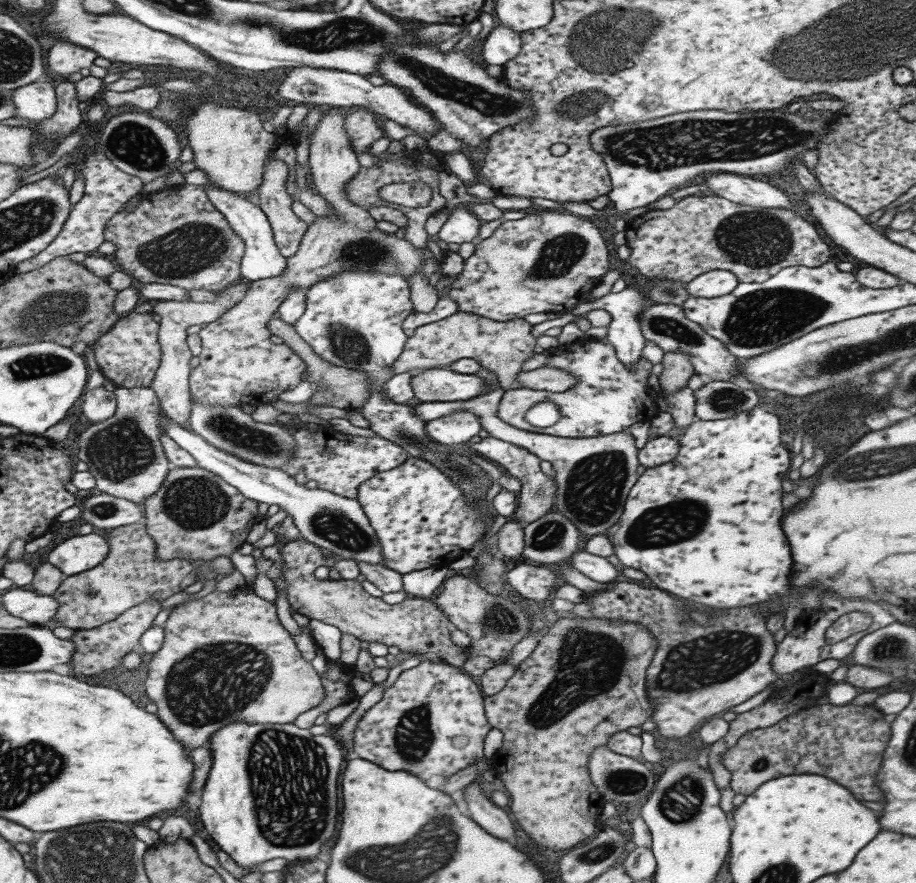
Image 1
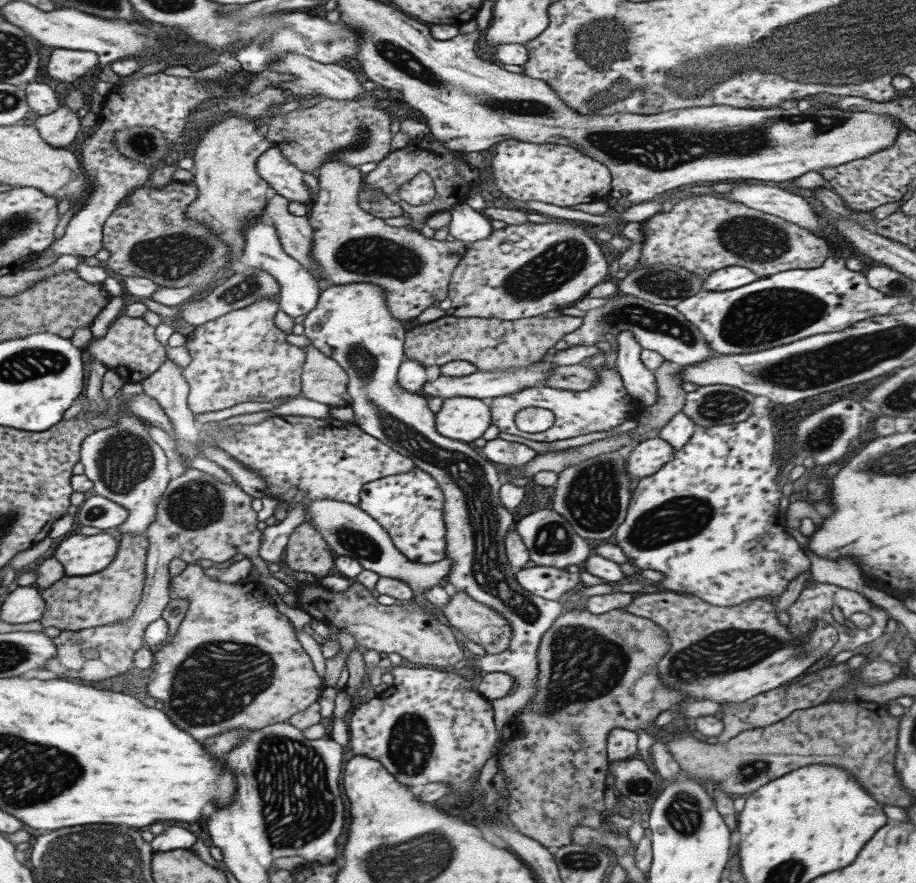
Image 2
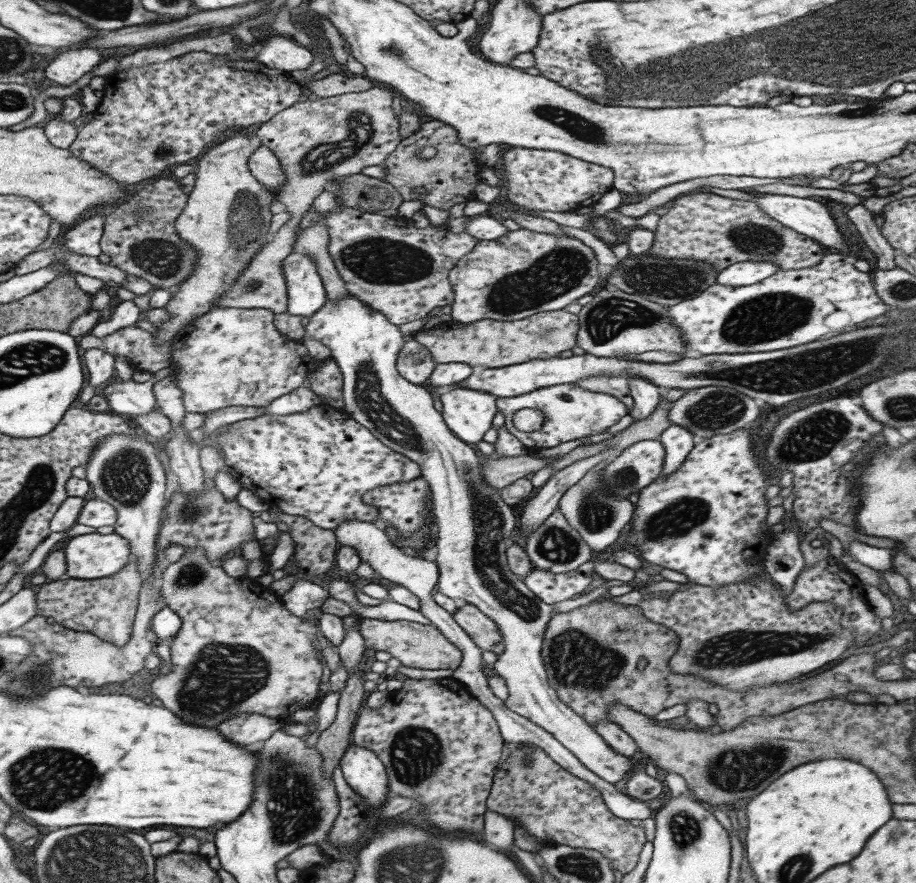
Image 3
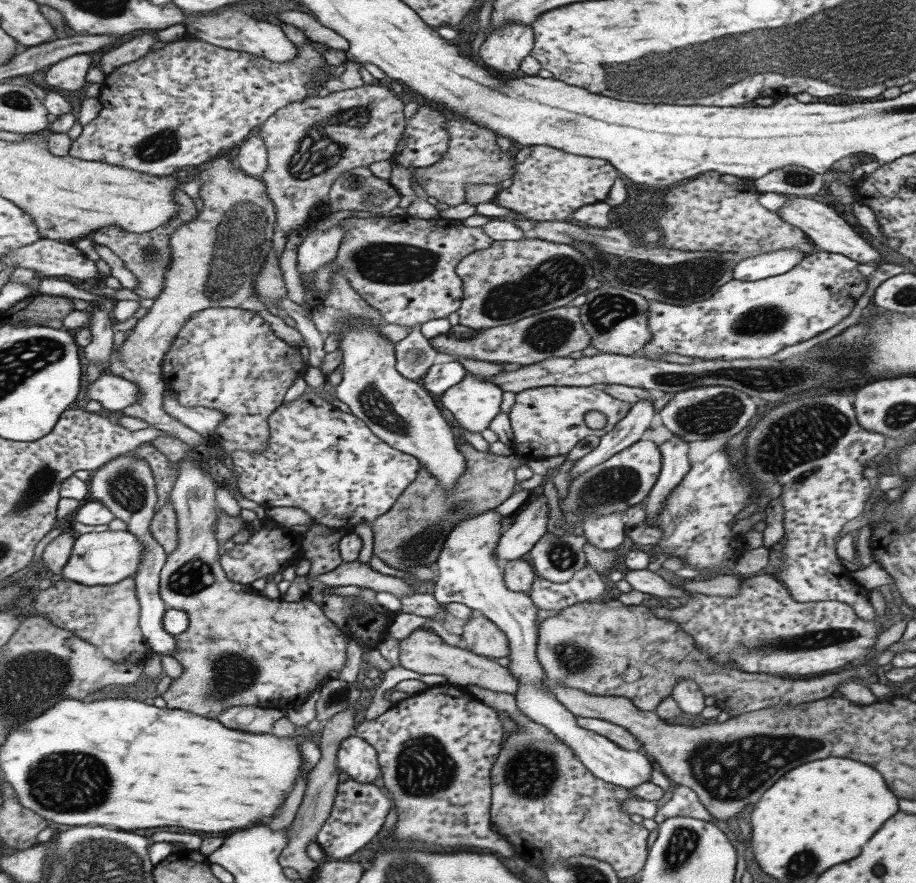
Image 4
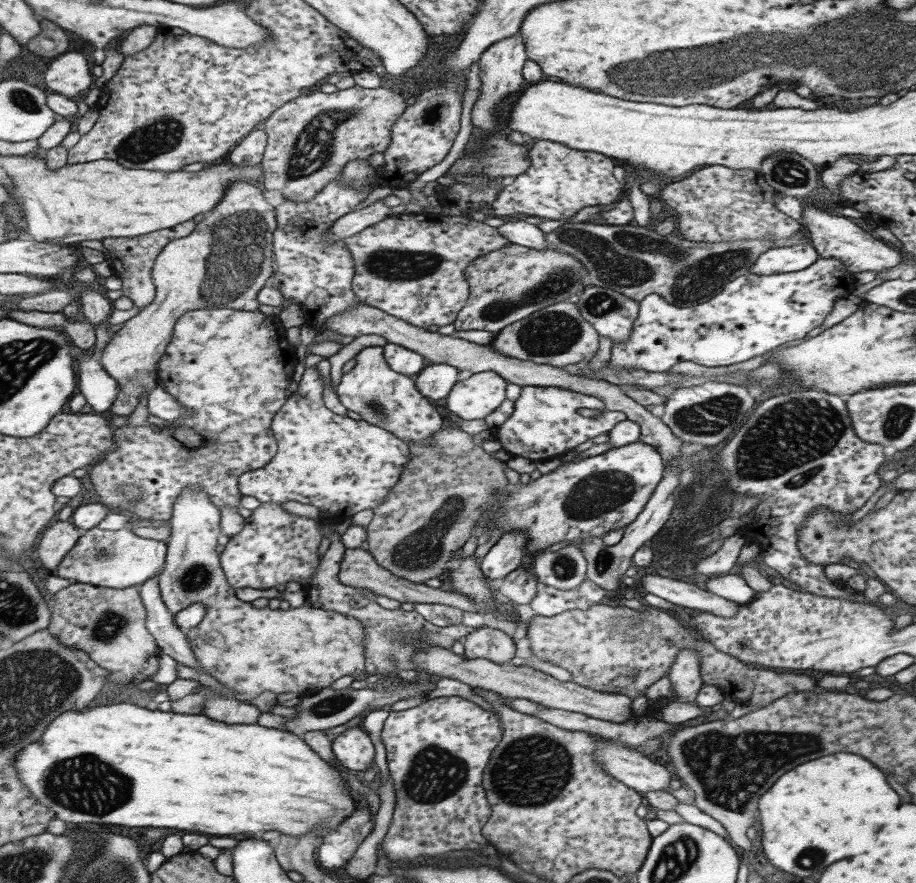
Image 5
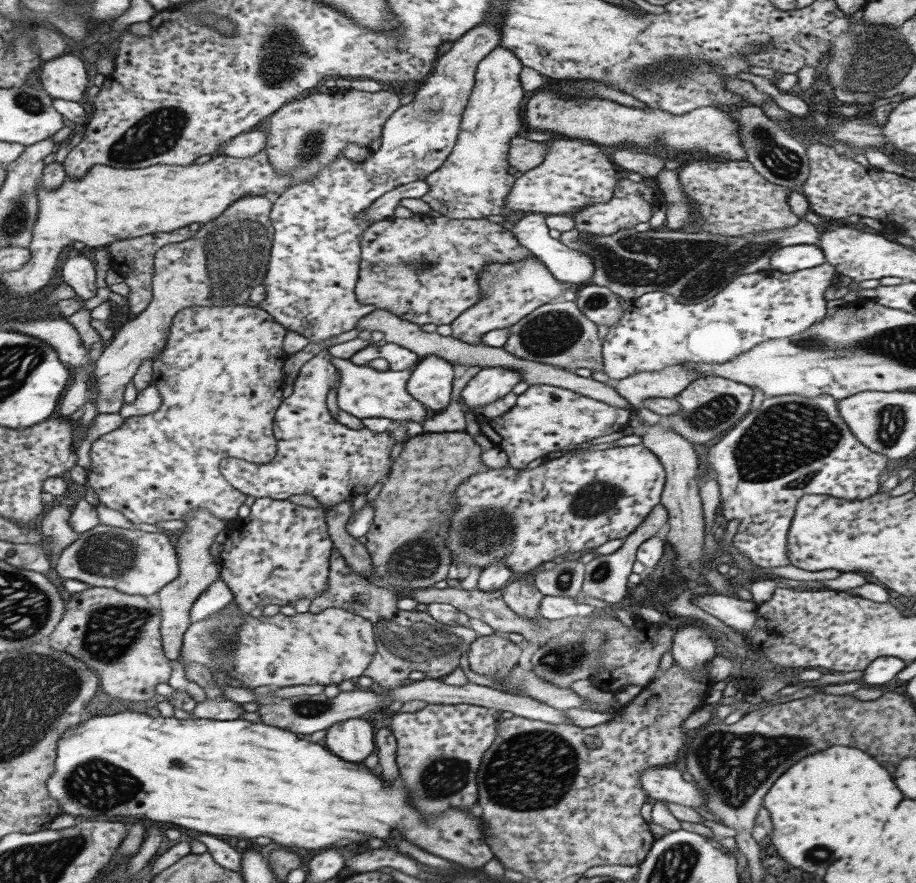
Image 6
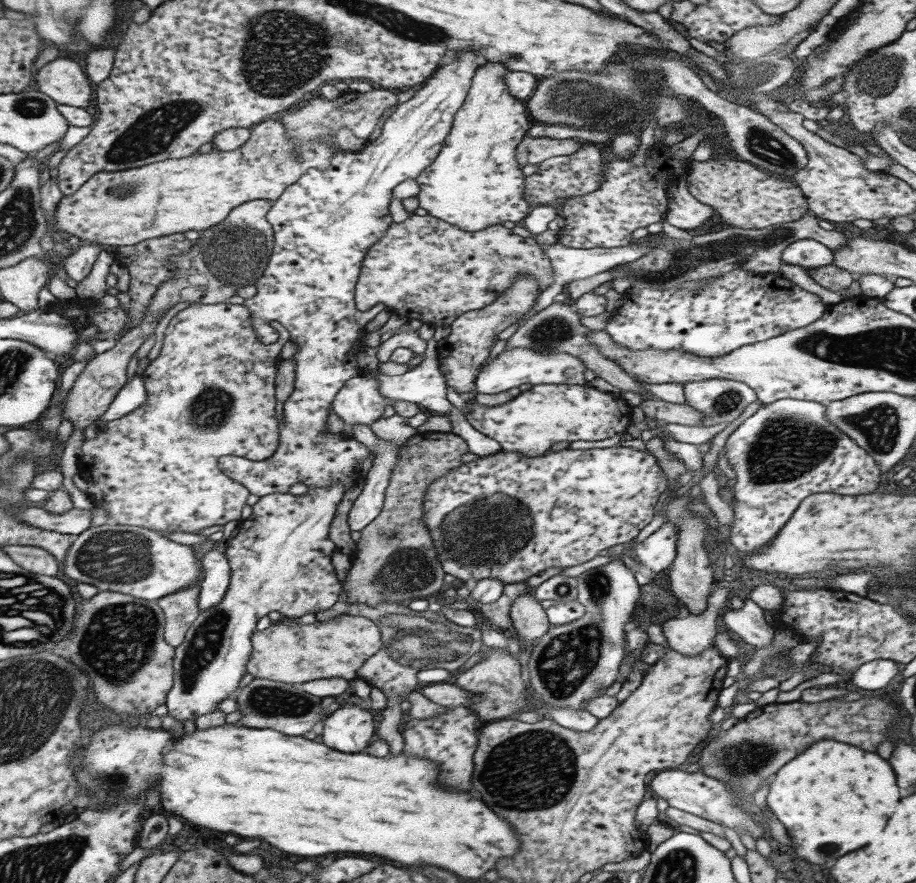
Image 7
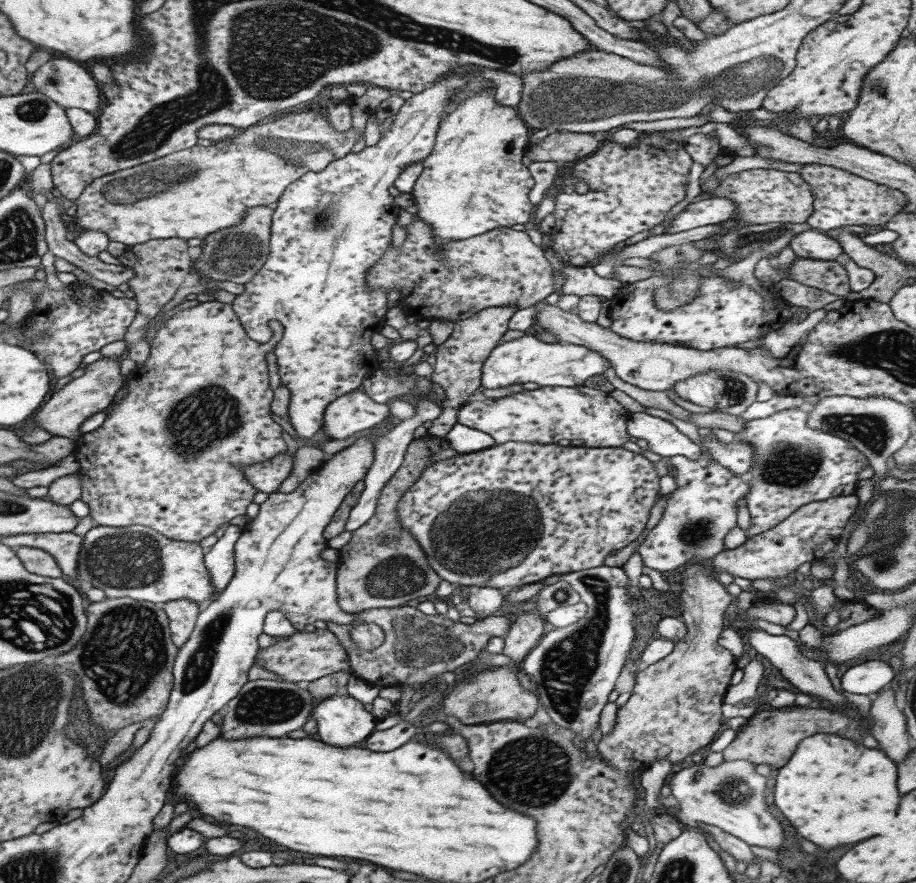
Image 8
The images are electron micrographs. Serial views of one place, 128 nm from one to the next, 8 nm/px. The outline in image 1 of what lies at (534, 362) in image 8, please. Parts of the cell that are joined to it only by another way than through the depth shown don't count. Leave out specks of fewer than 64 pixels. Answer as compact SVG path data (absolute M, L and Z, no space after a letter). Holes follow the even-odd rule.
M464 410L454 411L426 424L426 433L438 443L447 445L466 443L482 429L480 417Z

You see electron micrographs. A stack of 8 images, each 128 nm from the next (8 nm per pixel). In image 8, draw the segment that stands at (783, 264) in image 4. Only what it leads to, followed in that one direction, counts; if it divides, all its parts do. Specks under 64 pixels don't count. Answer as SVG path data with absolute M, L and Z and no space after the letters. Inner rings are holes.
M806 229L796 234L789 246L797 257L834 261L842 254L840 241L817 229Z

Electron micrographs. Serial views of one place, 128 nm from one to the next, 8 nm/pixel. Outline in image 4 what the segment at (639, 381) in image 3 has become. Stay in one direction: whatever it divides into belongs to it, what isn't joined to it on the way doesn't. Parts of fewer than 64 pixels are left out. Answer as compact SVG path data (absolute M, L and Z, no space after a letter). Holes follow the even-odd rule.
M645 399L631 405L628 414L618 421L610 432L601 436L598 446L576 462L570 472L570 482L586 470L609 460L631 444L642 442L642 434L648 430L656 411L652 401ZM545 494L535 496L520 510L521 512L513 518L512 524L498 539L496 558L500 565L522 558L547 532L550 509Z

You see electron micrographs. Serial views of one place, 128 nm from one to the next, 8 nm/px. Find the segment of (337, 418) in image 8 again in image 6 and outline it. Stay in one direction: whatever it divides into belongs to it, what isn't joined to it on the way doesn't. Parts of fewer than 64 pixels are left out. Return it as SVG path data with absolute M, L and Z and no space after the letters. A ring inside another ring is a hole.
M332 358L340 373L340 385L337 389L337 405L339 410L352 414L357 419L362 418L389 418L393 422L412 420L422 425L426 421L427 408L415 400L406 391L406 382L412 370L378 371L370 366L357 366L349 359Z

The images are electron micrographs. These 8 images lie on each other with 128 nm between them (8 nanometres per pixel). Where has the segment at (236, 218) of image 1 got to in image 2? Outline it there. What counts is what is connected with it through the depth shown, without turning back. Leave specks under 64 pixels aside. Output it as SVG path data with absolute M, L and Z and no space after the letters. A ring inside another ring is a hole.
M256 216L256 220L250 220L242 233L246 237L246 246L242 248L239 261L250 268L268 271L278 281L278 285L280 285L279 308L288 316L300 319L308 314L318 304L323 285L305 265L301 265L295 258L288 256L283 251L275 228L266 224L262 216Z

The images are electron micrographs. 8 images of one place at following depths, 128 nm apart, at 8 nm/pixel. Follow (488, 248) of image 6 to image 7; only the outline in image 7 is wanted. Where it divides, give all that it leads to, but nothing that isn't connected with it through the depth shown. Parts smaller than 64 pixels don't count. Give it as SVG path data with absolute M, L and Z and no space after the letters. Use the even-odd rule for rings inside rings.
M413 213L401 223L390 222L386 234L368 248L355 286L355 303L358 310L363 312L382 304L383 307L390 307L404 321L422 321L427 329L450 327L464 312L476 311L492 304L518 280L518 276L534 276L538 282L538 292L554 284L550 257L534 237L524 238L501 224L466 232L434 216Z

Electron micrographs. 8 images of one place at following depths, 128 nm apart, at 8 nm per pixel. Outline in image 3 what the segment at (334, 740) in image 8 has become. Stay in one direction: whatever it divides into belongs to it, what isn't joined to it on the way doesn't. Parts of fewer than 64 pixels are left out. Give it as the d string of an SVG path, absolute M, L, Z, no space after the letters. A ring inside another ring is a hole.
M349 745L340 761L343 777L356 793L365 798L375 810L390 793L388 774L374 751L362 745Z

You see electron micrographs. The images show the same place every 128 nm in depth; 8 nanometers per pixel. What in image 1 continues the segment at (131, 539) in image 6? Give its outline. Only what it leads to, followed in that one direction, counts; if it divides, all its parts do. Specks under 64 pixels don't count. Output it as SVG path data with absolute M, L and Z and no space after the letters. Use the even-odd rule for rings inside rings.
M103 532L64 538L47 552L46 560L58 567L67 577L98 566L108 556L110 545Z

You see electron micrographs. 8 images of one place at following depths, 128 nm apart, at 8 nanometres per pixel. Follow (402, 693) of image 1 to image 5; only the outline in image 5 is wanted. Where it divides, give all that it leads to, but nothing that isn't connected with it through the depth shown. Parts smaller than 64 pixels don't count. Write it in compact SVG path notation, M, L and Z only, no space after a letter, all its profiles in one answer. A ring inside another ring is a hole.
M460 696L424 700L406 710L391 711L384 722L381 740L387 752L388 770L394 778L396 812L392 826L382 842L382 852L392 862L410 864L418 856L434 856L450 850L474 850L490 842L482 836L482 826L490 819L491 809L482 788L482 775L494 747L502 739L499 716Z

